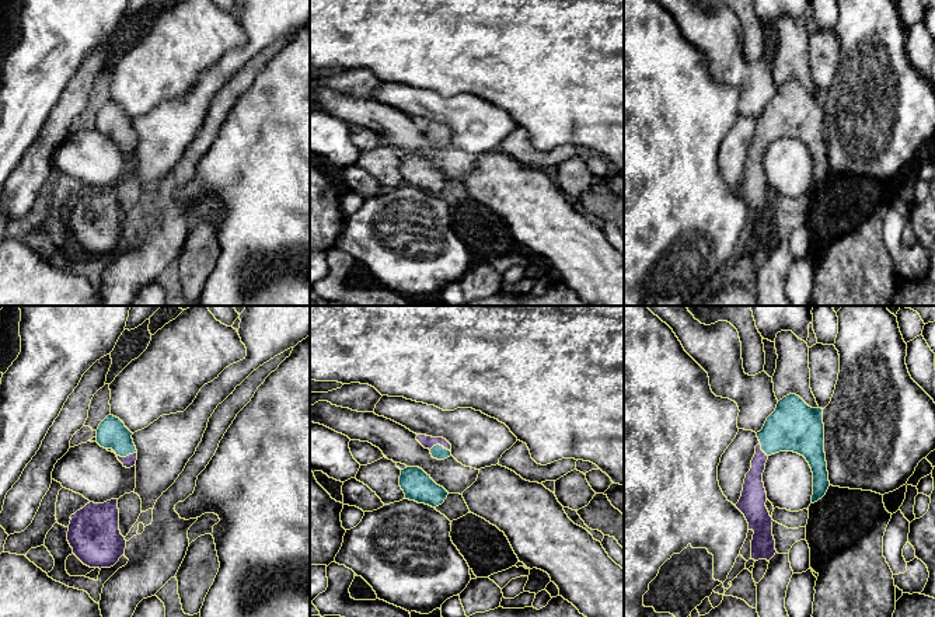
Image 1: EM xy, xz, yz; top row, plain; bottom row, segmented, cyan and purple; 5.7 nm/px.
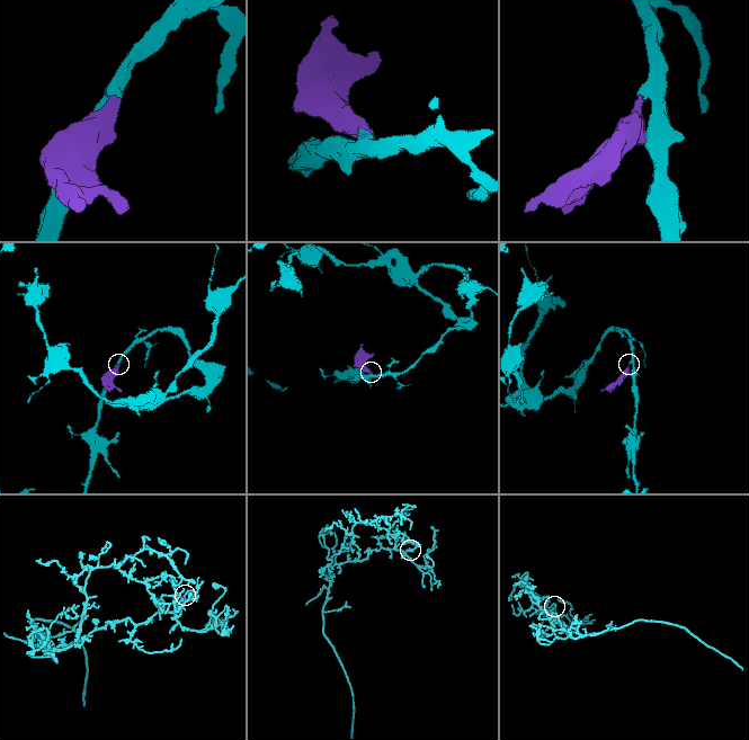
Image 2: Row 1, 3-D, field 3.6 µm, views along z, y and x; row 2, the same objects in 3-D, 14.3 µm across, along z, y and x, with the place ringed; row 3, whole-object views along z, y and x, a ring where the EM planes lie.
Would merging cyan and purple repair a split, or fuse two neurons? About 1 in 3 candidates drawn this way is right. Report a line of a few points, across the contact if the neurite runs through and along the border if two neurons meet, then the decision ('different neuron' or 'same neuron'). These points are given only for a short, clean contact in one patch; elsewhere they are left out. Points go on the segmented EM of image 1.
line xy (112, 434), (122, 445), (122, 456), (128, 462); same neuron

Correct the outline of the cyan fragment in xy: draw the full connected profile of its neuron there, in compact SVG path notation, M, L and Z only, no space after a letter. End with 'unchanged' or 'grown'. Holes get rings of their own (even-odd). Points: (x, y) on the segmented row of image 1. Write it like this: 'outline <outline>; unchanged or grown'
outline M108 415L97 429L95 442L108 452L115 453L123 467L130 468L137 460L132 435L119 418Z; grown

